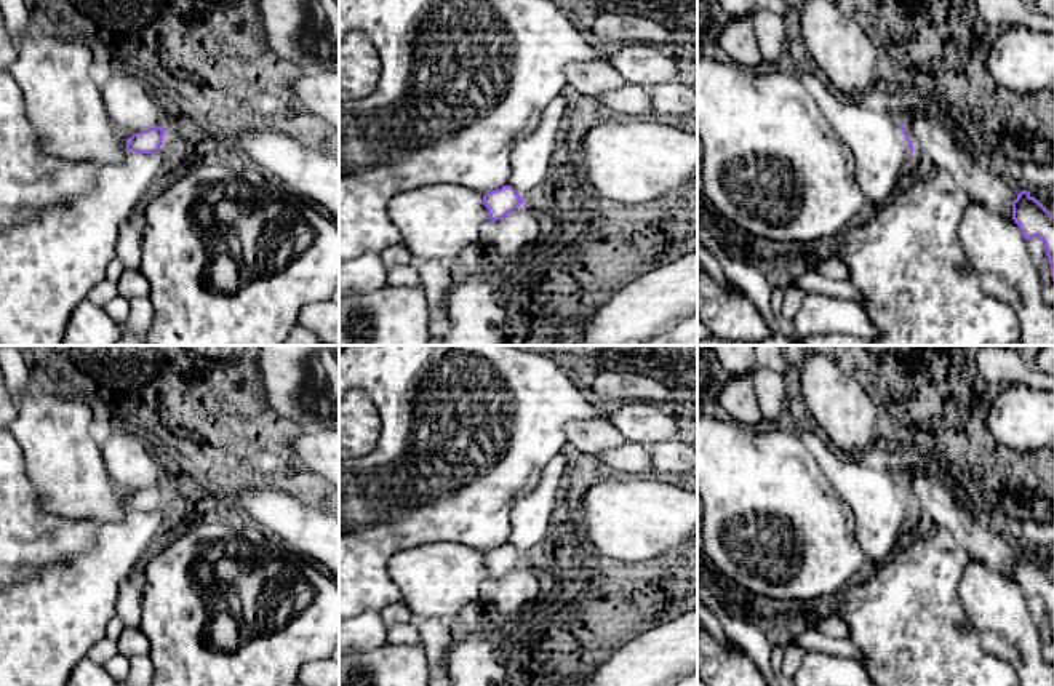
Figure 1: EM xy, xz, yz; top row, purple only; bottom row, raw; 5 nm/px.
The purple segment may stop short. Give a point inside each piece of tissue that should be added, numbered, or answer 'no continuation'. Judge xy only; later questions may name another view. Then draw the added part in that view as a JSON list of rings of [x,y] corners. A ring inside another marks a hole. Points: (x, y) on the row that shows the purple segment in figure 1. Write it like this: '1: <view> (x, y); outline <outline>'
no continuation

